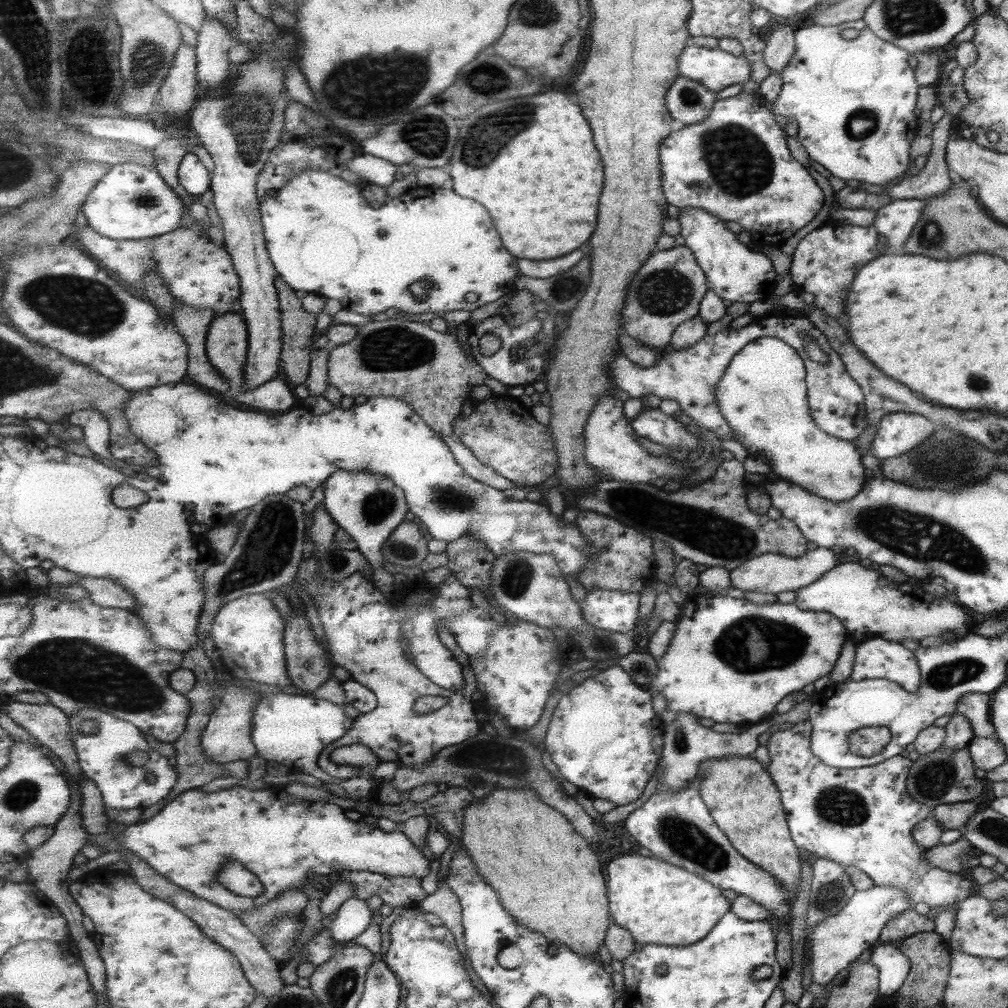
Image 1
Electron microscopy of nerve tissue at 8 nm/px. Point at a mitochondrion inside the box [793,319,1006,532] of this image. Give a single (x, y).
(947, 446)

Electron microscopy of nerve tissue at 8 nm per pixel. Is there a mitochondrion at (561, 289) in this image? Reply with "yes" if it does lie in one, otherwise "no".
yes

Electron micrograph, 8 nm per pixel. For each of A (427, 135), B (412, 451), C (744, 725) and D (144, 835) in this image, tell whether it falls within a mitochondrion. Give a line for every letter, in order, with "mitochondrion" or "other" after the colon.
A: mitochondrion
B: other
C: other
D: other

